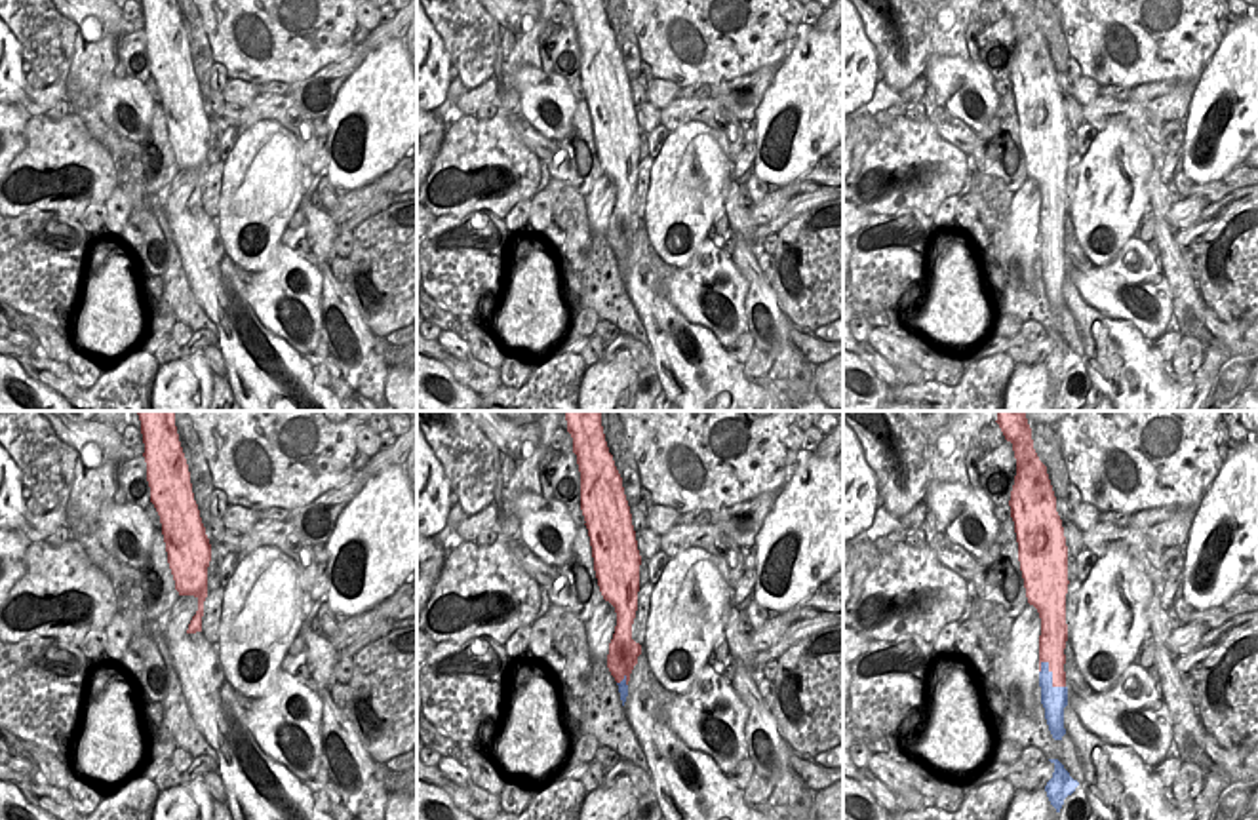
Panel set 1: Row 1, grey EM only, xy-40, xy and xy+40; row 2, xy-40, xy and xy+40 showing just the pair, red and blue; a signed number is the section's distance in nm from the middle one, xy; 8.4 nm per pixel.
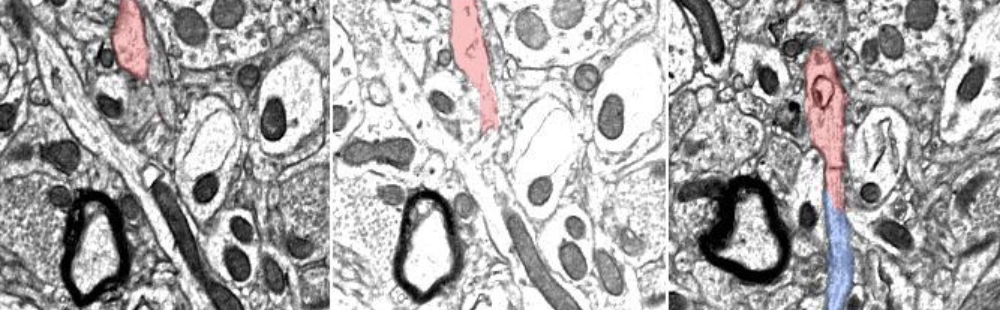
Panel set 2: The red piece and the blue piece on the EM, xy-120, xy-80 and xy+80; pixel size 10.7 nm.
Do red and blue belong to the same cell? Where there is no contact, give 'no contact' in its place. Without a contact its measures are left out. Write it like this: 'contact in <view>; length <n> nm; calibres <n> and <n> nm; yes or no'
contact in xy+40; length 320 nm; calibres 220 and 220 nm; yes

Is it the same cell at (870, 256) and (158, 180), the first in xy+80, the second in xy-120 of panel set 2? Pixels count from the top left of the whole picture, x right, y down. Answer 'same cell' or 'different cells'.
same cell

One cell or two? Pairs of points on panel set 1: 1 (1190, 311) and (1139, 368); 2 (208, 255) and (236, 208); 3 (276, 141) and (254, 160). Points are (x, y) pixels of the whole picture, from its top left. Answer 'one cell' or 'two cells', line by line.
1: two cells
2: two cells
3: one cell

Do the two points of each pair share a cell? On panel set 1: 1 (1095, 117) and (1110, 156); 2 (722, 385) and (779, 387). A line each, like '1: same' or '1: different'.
1: different
2: same

